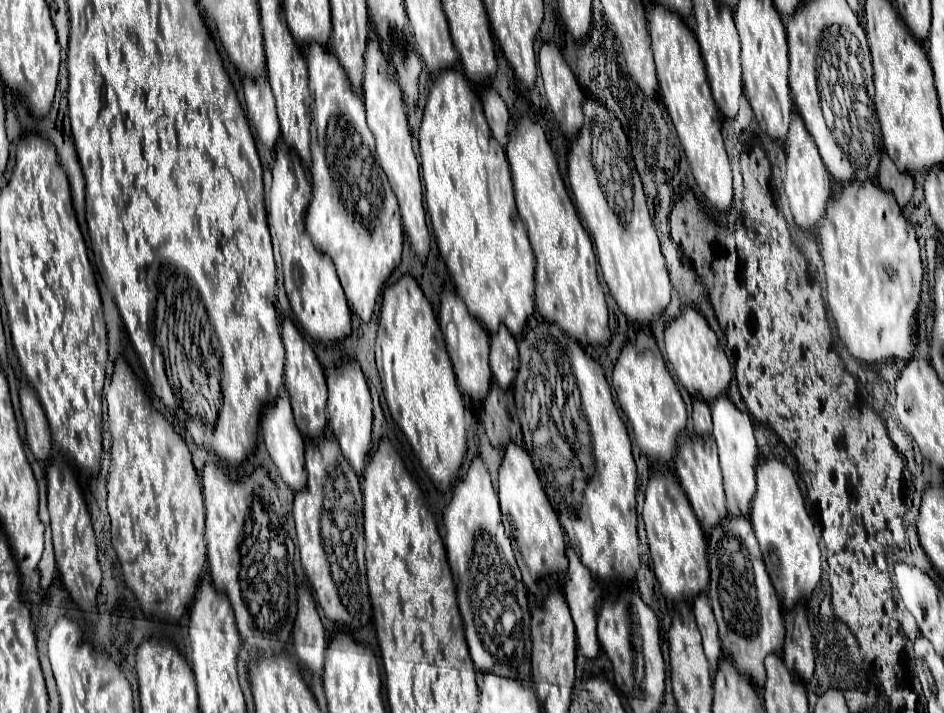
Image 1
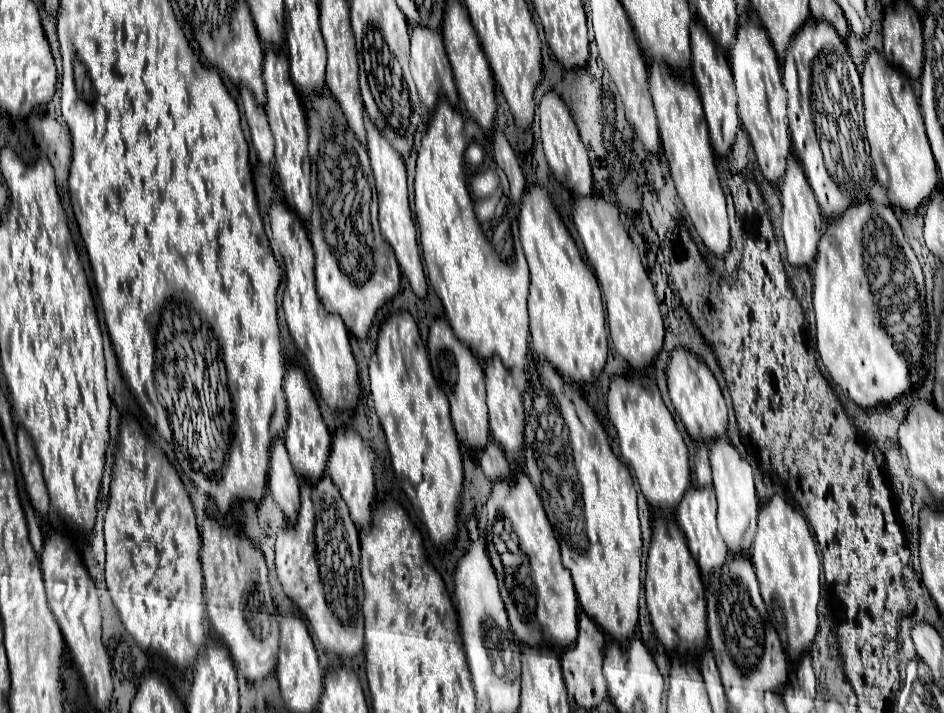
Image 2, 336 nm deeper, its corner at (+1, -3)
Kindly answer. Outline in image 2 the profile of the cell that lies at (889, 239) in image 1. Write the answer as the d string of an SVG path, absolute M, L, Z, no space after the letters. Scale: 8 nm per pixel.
M828 224L820 240L812 278L818 354L828 368L832 380L842 388L842 392L846 392L862 408L888 404L900 394L908 392L912 386L908 360L896 350L892 338L880 326L880 320L876 320L876 304L872 304L870 284L864 276L864 260L860 260L860 224Z

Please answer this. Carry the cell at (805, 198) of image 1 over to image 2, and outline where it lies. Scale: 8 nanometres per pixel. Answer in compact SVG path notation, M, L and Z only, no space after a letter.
M790 154L788 158L788 170L780 182L780 200L782 200L782 234L788 250L788 262L794 266L808 266L816 256L822 216L820 216L820 206L816 204L814 192L794 154Z

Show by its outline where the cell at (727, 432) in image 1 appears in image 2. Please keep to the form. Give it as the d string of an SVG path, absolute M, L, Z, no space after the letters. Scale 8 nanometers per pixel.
M728 438L712 440L708 446L710 446L714 490L718 496L718 530L732 552L742 552L748 556L756 532L758 510L760 510L760 502L752 480L752 468L750 464L746 464L746 460L738 454L738 450L732 446Z

